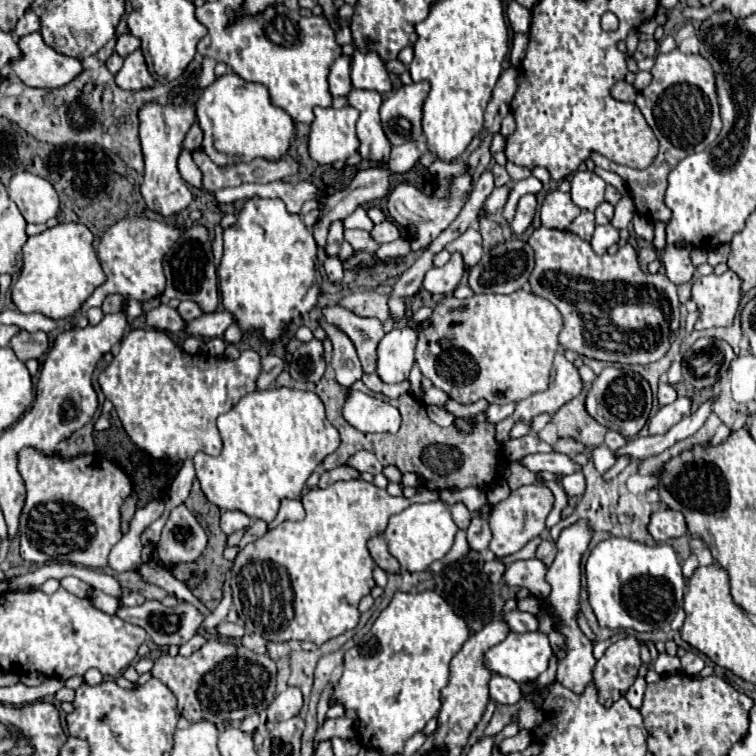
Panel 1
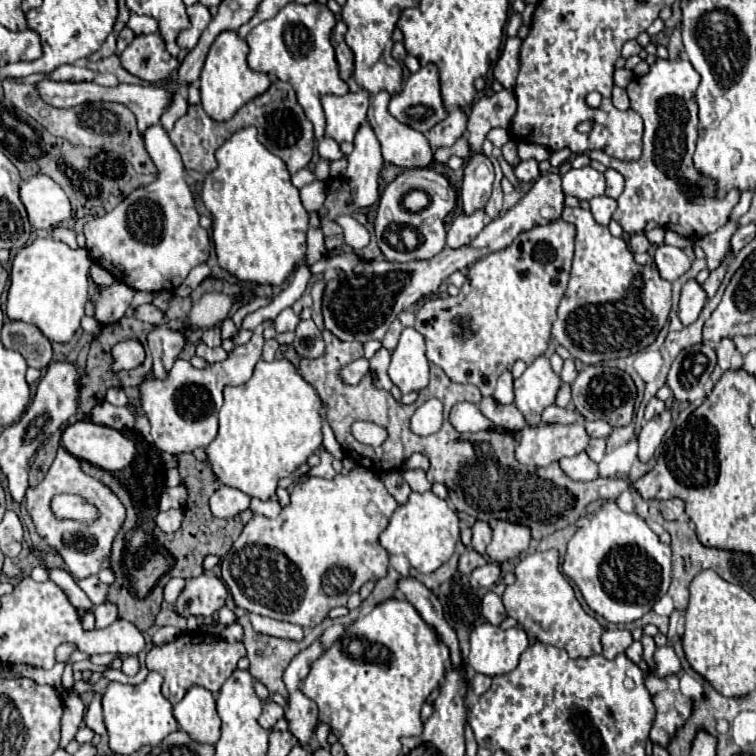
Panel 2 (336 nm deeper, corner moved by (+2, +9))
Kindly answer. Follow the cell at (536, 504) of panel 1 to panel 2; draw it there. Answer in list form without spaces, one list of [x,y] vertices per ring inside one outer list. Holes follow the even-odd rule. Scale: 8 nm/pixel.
[[[498,521],[494,525],[494,537],[486,553],[492,561],[504,563],[524,553],[528,545],[530,545],[530,527],[520,523],[510,523],[510,521]]]

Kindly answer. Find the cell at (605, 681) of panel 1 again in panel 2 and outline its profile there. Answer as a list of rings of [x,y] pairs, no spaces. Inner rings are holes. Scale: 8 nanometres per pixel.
[[[626,629],[604,631],[602,635],[602,655],[606,659],[614,659],[616,655],[624,653],[632,645],[632,635]]]

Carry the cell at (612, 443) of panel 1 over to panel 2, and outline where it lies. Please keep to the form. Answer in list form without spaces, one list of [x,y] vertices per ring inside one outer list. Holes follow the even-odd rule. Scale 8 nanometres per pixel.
[[[586,421],[584,427],[586,427],[586,431],[588,431],[590,437],[602,437],[602,439],[606,439],[612,433],[612,427],[606,421]]]

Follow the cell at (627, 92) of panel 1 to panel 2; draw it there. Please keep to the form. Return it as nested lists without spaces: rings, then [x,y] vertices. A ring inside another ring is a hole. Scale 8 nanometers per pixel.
[[[614,87],[612,91],[612,101],[614,101],[614,107],[624,111],[630,107],[630,99],[628,99],[628,93],[622,89],[622,87]]]

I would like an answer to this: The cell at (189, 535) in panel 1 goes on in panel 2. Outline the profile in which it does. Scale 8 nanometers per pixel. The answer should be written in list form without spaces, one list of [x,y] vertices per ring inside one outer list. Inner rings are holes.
[[[170,509],[166,513],[160,513],[156,517],[156,525],[164,531],[164,533],[176,533],[180,529],[184,521],[184,511],[182,509]]]

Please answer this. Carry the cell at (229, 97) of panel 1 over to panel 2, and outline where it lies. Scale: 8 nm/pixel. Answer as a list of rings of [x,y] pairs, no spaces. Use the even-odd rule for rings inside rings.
[[[234,31],[220,33],[208,51],[208,57],[200,75],[202,107],[208,113],[208,117],[214,121],[232,119],[240,107],[244,107],[248,101],[262,95],[268,87],[270,87],[270,77],[260,71],[252,71],[246,63],[246,41],[238,39]]]

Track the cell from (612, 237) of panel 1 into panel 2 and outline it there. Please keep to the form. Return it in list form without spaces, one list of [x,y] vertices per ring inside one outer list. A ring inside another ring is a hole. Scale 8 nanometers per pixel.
[[[660,59],[642,77],[636,77],[626,87],[630,107],[644,119],[644,151],[638,161],[620,161],[602,151],[590,151],[588,157],[606,167],[620,171],[626,179],[626,189],[618,197],[614,219],[626,233],[642,233],[648,221],[670,227],[678,235],[692,241],[720,229],[728,219],[740,193],[728,191],[724,199],[710,199],[714,187],[694,171],[692,155],[698,139],[698,103],[696,89],[700,83],[698,71],[688,59]]]

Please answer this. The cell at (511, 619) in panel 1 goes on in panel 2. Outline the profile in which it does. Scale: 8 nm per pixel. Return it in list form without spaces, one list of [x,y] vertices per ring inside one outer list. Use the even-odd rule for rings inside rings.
[[[488,591],[484,597],[482,597],[482,615],[494,623],[494,625],[500,625],[504,619],[506,619],[506,609],[504,609],[504,603],[502,599],[494,593],[494,591]]]

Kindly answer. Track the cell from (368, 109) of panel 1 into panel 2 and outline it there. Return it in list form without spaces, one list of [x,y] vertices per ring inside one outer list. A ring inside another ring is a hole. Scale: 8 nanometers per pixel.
[[[362,123],[354,137],[354,151],[348,155],[346,179],[352,189],[352,199],[360,209],[370,209],[378,195],[378,173],[384,167],[380,143],[370,123]]]

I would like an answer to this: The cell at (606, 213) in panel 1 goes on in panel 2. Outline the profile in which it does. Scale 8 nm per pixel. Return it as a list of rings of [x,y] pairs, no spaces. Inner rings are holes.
[[[600,195],[600,197],[594,197],[590,201],[590,211],[594,215],[594,219],[600,223],[600,225],[608,225],[610,219],[612,219],[612,213],[616,209],[616,201],[606,197],[606,195]]]

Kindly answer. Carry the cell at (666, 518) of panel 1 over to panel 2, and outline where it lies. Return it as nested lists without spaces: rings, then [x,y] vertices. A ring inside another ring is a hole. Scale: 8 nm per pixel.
[[[668,499],[660,501],[660,513],[666,521],[676,521],[678,517],[684,515],[684,503],[682,499]]]

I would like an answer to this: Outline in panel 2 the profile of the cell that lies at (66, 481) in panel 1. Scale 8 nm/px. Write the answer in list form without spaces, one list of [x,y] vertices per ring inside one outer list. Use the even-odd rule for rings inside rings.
[[[64,447],[58,449],[58,455],[56,455],[50,471],[46,473],[44,481],[26,491],[26,509],[28,509],[28,515],[32,517],[36,533],[46,541],[48,547],[52,547],[56,553],[62,555],[68,571],[74,577],[84,579],[84,577],[96,575],[102,569],[110,567],[110,547],[112,547],[116,533],[120,531],[120,527],[124,523],[126,509],[124,509],[120,497],[110,487],[106,487],[102,481],[86,475],[80,469],[78,459],[74,455],[70,455]],[[58,493],[80,495],[84,501],[96,505],[96,509],[100,511],[100,517],[92,525],[84,525],[80,521],[70,521],[70,519],[56,519],[56,515],[50,507],[50,501]]]

